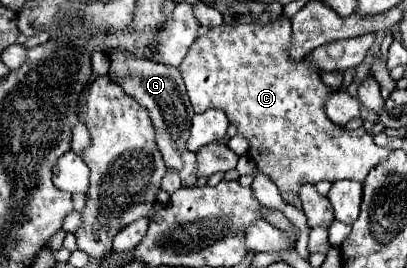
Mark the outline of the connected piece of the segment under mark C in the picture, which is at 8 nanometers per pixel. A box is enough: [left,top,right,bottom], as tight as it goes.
[179,17,391,193]

